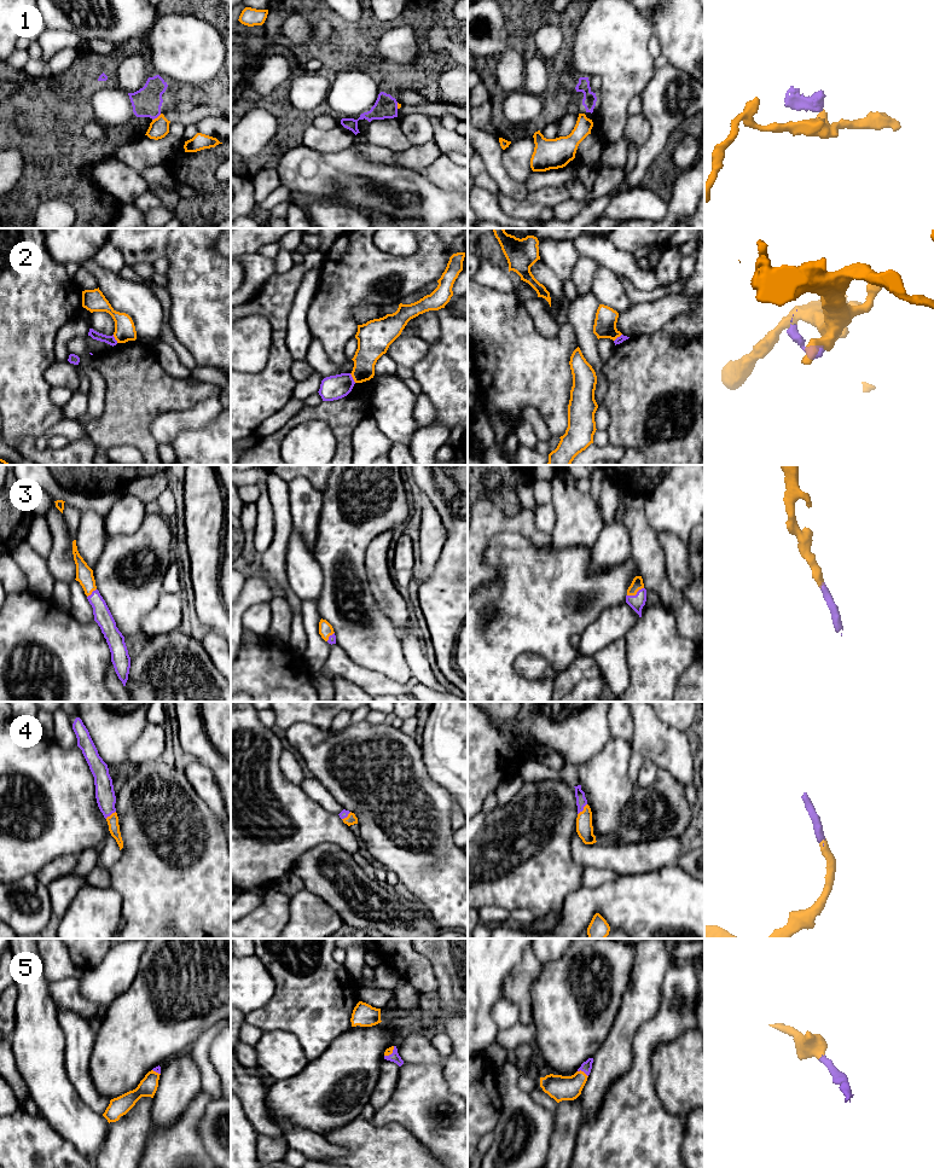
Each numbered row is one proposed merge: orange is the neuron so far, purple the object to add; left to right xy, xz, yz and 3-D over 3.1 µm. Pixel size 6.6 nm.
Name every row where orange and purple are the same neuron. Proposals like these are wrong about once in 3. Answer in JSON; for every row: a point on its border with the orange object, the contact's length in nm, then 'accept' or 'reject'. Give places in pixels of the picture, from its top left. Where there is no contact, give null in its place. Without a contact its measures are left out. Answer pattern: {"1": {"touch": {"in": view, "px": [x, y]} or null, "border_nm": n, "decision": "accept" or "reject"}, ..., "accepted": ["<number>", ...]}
{"1": {"touch": {"in": "xy", "px": [157, 117]}, "border_nm": 80, "decision": "reject"}, "2": {"touch": {"in": "xz", "px": [353, 378]}, "border_nm": 80, "decision": "reject"}, "3": {"touch": {"in": "yz", "px": [634, 594]}, "border_nm": 130, "decision": "accept"}, "4": {"touch": {"in": "yz", "px": [584, 809]}, "border_nm": 100, "decision": "accept"}, "5": {"touch": {"in": "yz", "px": [582, 1071]}, "border_nm": 80, "decision": "accept"}, "accepted": ["3", "4", "5"]}

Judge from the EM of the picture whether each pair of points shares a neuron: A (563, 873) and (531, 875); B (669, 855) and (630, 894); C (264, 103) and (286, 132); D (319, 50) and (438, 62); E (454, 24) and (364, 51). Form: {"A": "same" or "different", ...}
{"A": "same", "B": "different", "C": "same", "D": "same", "E": "same"}

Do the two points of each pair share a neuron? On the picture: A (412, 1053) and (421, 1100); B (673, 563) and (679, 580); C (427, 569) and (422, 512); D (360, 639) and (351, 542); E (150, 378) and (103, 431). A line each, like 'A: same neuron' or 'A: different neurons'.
A: different neurons
B: same neuron
C: same neuron
D: same neuron
E: same neuron

